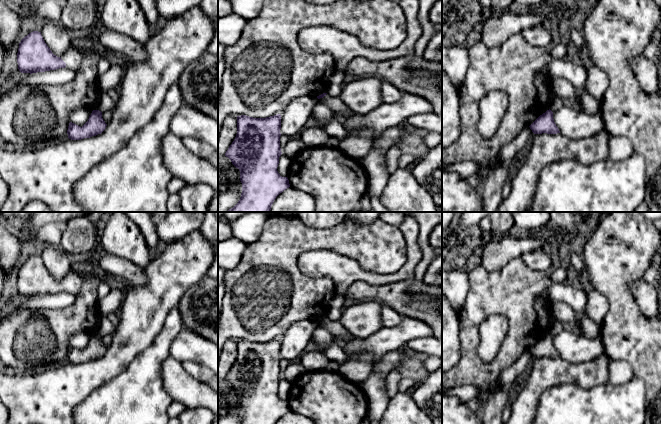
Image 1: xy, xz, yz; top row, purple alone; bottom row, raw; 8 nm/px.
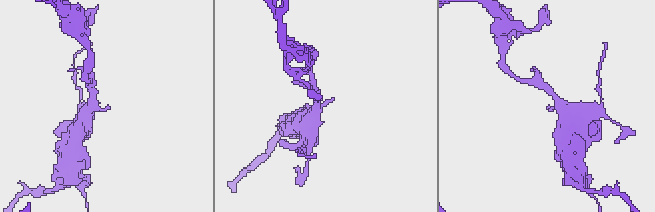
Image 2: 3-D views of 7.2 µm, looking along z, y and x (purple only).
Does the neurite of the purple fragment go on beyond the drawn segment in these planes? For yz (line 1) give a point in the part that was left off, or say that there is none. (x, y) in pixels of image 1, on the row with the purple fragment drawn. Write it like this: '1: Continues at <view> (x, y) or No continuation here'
1: No continuation here

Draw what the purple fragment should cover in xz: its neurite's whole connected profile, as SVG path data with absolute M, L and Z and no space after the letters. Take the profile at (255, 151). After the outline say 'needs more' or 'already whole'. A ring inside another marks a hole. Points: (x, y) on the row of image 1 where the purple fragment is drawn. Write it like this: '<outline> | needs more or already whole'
M281 115L266 118L237 116L237 134L225 153L240 171L242 193L238 203L227 212L270 212L276 197L290 187L287 177L282 177L277 167L280 148Z | already whole

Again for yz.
M549 109L540 115L530 126L534 134L557 134L560 133L553 119L553 112Z | already whole

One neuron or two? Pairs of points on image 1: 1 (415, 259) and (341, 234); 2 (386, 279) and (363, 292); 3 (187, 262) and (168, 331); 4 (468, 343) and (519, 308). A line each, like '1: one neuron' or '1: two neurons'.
1: two neurons
2: two neurons
3: two neurons
4: one neuron

